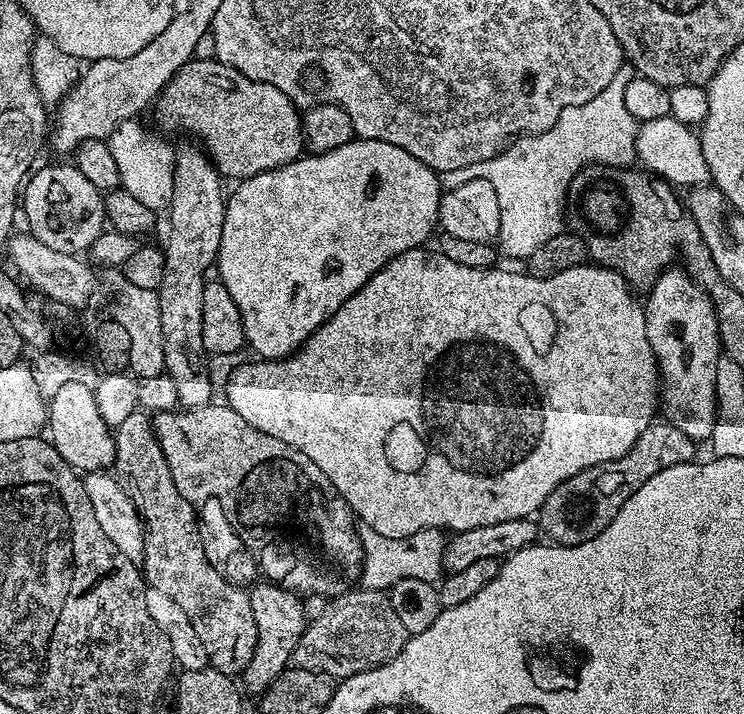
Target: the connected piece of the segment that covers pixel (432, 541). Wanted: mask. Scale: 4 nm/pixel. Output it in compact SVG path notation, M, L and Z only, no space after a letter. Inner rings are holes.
M361 527L359 534L360 541L364 543L364 565L358 581L360 588L384 592L403 579L420 579L433 585L441 579L442 557L446 543L445 533L441 529L418 530L418 534L410 534L406 538L382 538L382 534Z

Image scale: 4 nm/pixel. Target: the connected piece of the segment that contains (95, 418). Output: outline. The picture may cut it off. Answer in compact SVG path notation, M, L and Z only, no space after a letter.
M79 380L70 381L50 396L47 401L46 432L62 458L77 473L102 472L116 462L116 441L113 433L98 414L95 391Z

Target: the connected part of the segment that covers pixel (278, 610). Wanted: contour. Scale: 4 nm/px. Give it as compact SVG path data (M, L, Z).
M257 582L251 585L248 597L250 610L254 610L256 645L254 658L250 658L248 665L242 669L245 684L243 687L248 687L253 694L259 694L265 692L274 682L274 678L278 678L293 663L296 647L308 626L309 617L304 616L305 601L301 597L271 582Z

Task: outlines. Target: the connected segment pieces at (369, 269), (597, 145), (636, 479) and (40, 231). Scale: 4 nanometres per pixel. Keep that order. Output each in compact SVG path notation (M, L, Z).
M353 138L346 146L338 146L338 150L317 152L301 155L299 160L278 166L274 170L266 170L262 174L254 174L249 180L241 180L231 189L224 206L224 221L222 222L222 242L216 255L215 271L220 271L219 283L230 290L230 298L234 298L234 306L238 306L238 314L242 314L242 326L247 347L253 348L255 354L262 360L282 360L292 355L297 348L303 346L306 338L314 334L328 321L331 316L386 262L390 262L398 254L406 250L414 250L429 243L428 239L438 228L438 206L442 195L441 177L430 166L418 162L414 154L406 154L406 150L398 150L398 146L390 146L390 142L377 140L362 140Z
M619 79L610 82L590 102L562 110L550 130L511 141L504 151L482 165L483 179L498 198L498 248L503 255L505 252L520 262L527 261L538 246L550 242L550 238L562 231L566 224L568 188L585 166L603 164L606 168L626 168L637 163L638 121L626 108L624 87Z
M653 422L642 430L636 445L622 458L614 458L610 462L602 462L598 466L583 468L574 478L566 478L566 482L558 485L546 498L546 502L538 513L538 528L544 532L549 541L565 548L573 548L582 542L590 542L610 522L614 522L614 514L622 510L626 498L642 482L654 478L662 470L679 464L690 464L697 459L697 441L686 438L682 430L667 422Z
M75 163L68 164L48 164L45 168L37 167L35 171L27 177L22 188L22 216L28 219L27 231L36 236L46 246L51 246L54 250L71 252L73 254L87 253L98 237L105 231L106 221L104 219L104 197L100 189L94 186L94 182L81 174Z

